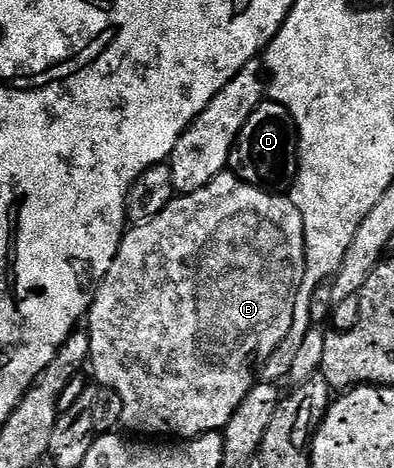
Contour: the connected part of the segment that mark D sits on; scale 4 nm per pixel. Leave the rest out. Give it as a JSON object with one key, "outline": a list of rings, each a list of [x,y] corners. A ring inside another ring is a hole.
{"outline":[[[265,99],[249,115],[249,123],[239,136],[234,156],[241,170],[243,180],[250,185],[262,183],[267,187],[290,186],[299,175],[299,129],[291,119],[291,112],[281,103]]]}

